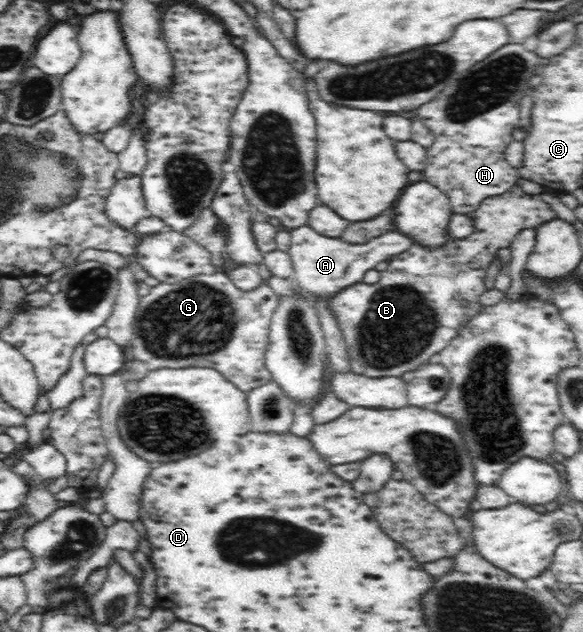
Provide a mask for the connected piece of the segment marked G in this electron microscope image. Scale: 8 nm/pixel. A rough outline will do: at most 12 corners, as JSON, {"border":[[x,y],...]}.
{"border":[[225,272],[140,297],[128,355],[271,380],[279,295]]}

